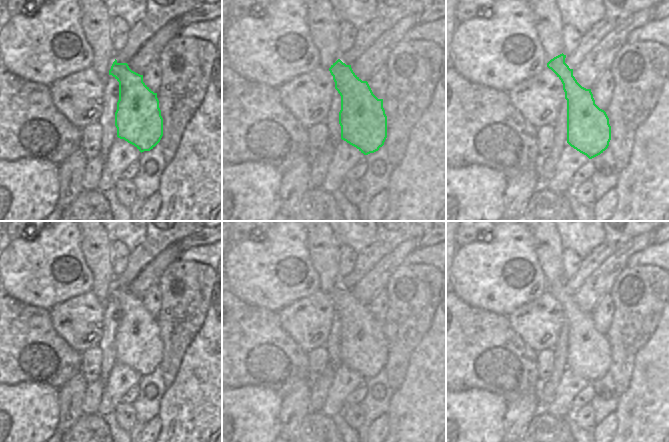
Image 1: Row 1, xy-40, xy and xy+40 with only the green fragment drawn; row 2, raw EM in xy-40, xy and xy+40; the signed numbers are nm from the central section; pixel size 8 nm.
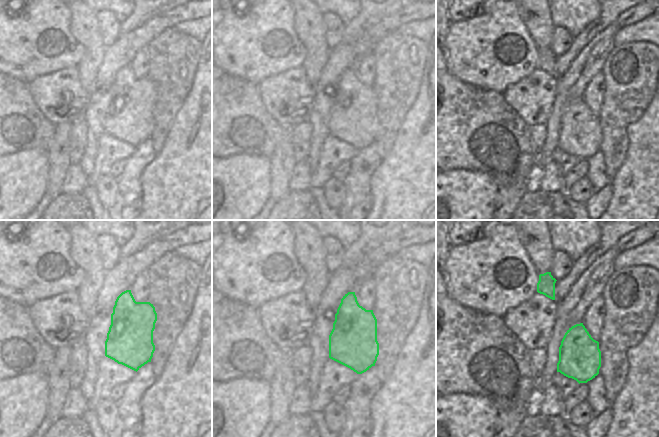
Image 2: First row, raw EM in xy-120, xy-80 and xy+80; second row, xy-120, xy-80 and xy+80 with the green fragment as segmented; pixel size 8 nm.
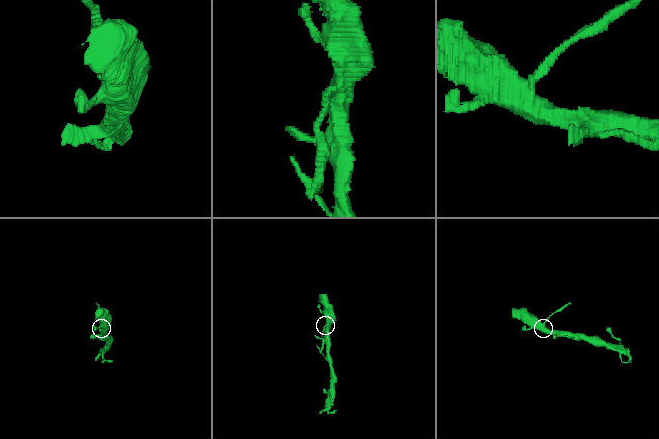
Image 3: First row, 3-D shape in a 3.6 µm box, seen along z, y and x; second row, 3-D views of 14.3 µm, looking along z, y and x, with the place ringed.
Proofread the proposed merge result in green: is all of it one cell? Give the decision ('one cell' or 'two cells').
two cells

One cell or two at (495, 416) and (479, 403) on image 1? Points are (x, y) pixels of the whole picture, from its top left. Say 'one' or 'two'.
one

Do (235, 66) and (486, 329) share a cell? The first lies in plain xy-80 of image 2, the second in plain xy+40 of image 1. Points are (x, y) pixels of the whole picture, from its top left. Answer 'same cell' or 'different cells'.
different cells

